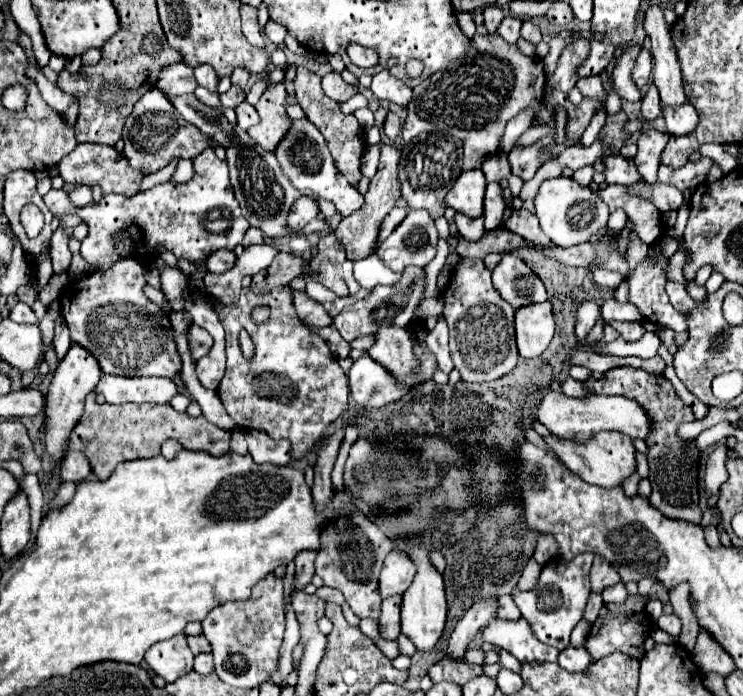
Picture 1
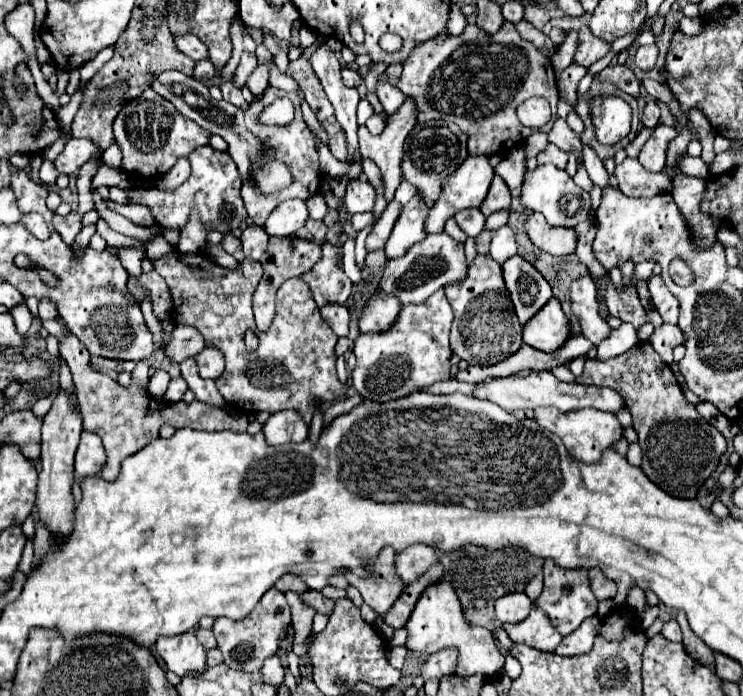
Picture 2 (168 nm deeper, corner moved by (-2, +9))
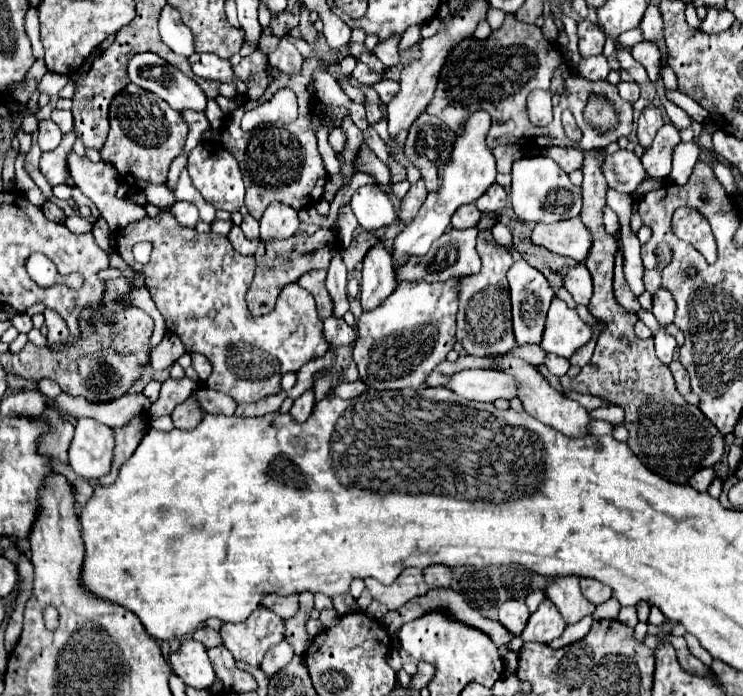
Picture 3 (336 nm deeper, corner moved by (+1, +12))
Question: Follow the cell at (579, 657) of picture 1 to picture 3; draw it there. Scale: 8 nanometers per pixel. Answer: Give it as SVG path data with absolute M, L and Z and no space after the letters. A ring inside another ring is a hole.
M586 616L584 620L580 620L580 622L576 622L576 624L566 626L564 634L562 634L560 638L552 640L552 642L550 642L550 646L552 646L552 648L562 648L562 646L568 646L568 644L572 644L572 642L580 640L584 634L588 634L590 624L592 624L592 616Z

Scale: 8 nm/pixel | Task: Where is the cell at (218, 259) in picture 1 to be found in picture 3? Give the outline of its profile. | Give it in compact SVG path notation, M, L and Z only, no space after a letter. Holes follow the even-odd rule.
M232 226L230 234L228 234L228 240L234 246L234 250L240 252L240 254L244 254L244 256L252 256L256 252L258 244L260 244L260 240L248 240L238 226Z

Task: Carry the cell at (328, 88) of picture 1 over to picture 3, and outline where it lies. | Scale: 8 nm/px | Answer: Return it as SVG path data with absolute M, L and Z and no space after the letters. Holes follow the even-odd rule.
M358 62L356 64L356 70L352 72L352 80L354 82L358 82L358 84L374 84L374 82L378 82L378 80L382 80L384 76L386 76L386 72L388 72L390 68L384 68L384 72L374 72L370 66L366 66L366 64L362 64L362 62Z

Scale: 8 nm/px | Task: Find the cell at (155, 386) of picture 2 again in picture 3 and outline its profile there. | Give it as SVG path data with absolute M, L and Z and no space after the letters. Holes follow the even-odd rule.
M180 378L180 380L164 380L162 382L162 390L160 390L160 398L156 404L152 404L150 412L148 412L148 420L154 422L156 418L170 414L178 404L182 404L192 392L196 392L200 388L198 380L190 380L190 378Z

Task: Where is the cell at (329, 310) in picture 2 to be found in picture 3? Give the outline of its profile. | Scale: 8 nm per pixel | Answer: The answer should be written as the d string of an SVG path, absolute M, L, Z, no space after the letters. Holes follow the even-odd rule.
M330 316L328 320L324 320L324 338L330 348L338 348L352 344L356 340L356 332L344 320L336 320Z

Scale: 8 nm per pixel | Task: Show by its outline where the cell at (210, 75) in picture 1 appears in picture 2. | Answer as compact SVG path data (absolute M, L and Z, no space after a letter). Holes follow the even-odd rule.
M181 35L181 37L175 37L175 45L189 57L193 57L195 61L201 61L201 59L207 59L209 57L209 51L207 47L195 37L195 35Z

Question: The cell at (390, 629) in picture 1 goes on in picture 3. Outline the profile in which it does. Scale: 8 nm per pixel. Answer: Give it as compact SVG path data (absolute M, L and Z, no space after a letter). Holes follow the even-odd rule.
M452 588L430 590L428 596L422 596L422 598L410 600L408 604L404 604L404 608L398 608L398 610L392 610L392 612L386 612L384 618L382 618L382 622L384 622L384 626L388 628L388 632L398 632L406 622L412 622L412 620L416 620L416 618L420 618L420 616L424 616L424 614L428 614L428 612L434 612L434 610L446 612L448 616L452 616L452 620L462 622L462 624L466 624L466 626L470 626L470 628L476 628L476 630L480 630L480 632L486 632L486 634L490 636L490 640L492 640L496 646L504 646L504 644L508 644L508 642L514 638L514 636L512 636L512 634L510 634L500 622L488 620L488 618L484 618L478 610L470 608L470 606L466 604L466 600L464 600L460 594L456 594Z

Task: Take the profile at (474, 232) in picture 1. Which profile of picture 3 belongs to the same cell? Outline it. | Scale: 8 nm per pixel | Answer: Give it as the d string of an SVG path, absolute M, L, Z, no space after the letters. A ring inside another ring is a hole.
M468 204L468 206L462 206L454 212L452 228L458 228L458 230L472 228L478 224L478 220L480 220L480 210L476 208L476 204Z

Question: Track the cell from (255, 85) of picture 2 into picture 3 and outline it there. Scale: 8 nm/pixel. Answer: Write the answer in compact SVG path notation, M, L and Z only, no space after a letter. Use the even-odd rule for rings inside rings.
M192 54L188 60L190 60L192 72L196 76L206 78L206 80L218 80L218 82L234 84L237 95L245 95L247 86L240 78L236 78L232 74L232 64L228 60L222 60L222 58L212 56L212 54Z

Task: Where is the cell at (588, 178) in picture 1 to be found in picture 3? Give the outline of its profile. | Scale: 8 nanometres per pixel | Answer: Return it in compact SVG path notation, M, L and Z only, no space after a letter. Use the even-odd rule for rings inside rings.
M606 208L606 212L604 212L604 226L606 226L606 230L608 230L610 234L620 232L618 216L616 216L616 212L614 212L614 210L610 210L610 208Z

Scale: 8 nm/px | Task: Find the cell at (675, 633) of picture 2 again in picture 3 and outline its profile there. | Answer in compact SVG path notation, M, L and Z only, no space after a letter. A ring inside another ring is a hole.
M658 634L658 638L666 638L666 640L674 646L682 670L686 670L686 672L690 672L690 674L694 674L694 676L712 676L712 674L714 674L714 672L710 670L710 666L702 664L696 656L692 656L692 652L688 650L684 638L676 638L676 636L670 636L670 634Z

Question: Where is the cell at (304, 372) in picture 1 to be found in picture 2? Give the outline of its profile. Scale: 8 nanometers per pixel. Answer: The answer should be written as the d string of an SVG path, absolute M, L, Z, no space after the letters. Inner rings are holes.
M175 251L175 253L163 257L161 261L155 261L153 267L167 281L167 285L171 289L173 321L197 327L209 347L217 347L223 351L225 371L217 379L217 389L231 407L239 409L245 415L255 415L259 411L277 413L283 409L291 409L291 411L299 413L303 417L303 421L309 425L311 417L315 415L315 411L319 411L321 405L335 403L347 395L349 387L339 381L337 371L335 371L337 335L331 331L331 327L319 315L319 307L311 299L309 287L307 287L307 283L303 283L301 277L289 279L279 287L277 299L275 299L277 313L273 317L273 323L267 331L259 331L255 325L255 319L253 319L253 311L251 311L251 297L259 283L259 263L255 263L251 259L243 259L241 269L231 271L221 265L215 265L205 253L183 255L179 251ZM245 329L255 331L259 337L259 349L255 353L247 353L247 349L245 349L245 343L243 343Z

